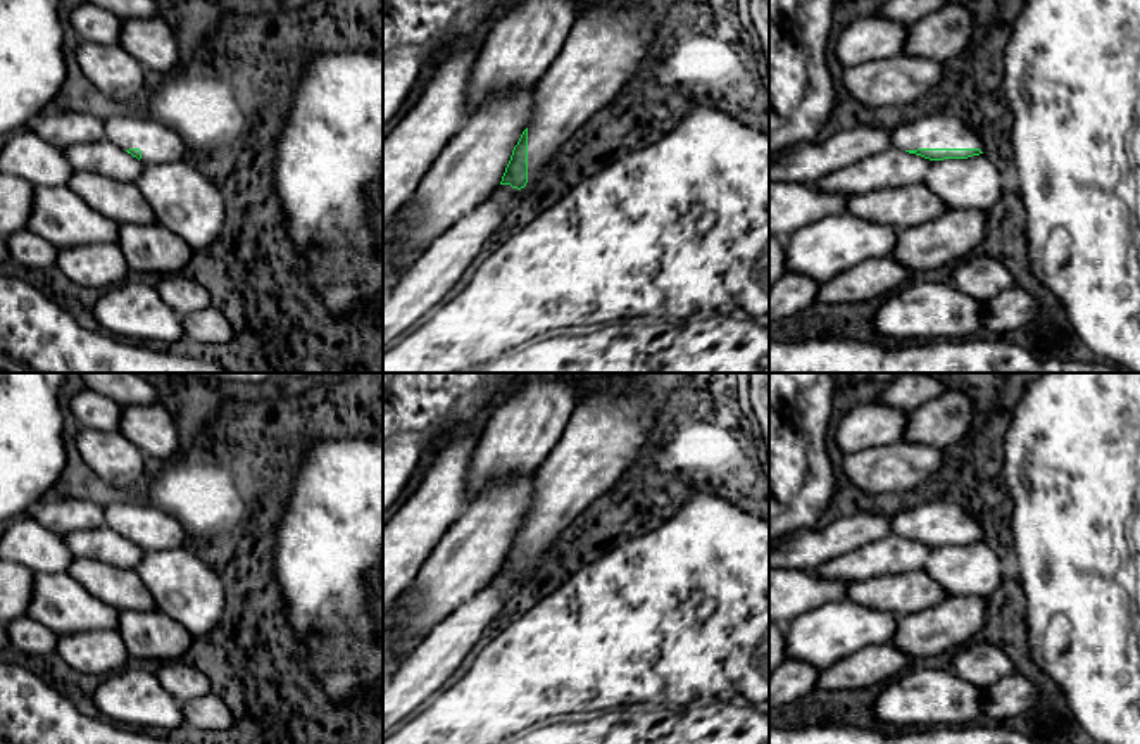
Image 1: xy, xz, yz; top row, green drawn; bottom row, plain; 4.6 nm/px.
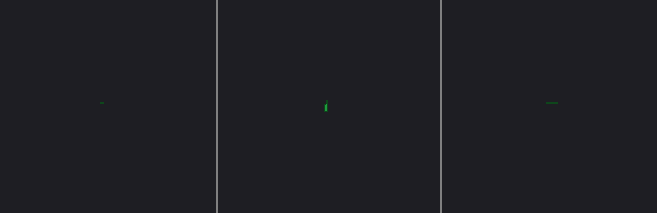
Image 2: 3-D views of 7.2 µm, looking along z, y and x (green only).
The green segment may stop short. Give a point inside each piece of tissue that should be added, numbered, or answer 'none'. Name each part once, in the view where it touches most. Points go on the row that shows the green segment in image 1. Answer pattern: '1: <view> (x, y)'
1: yz (937, 130)

